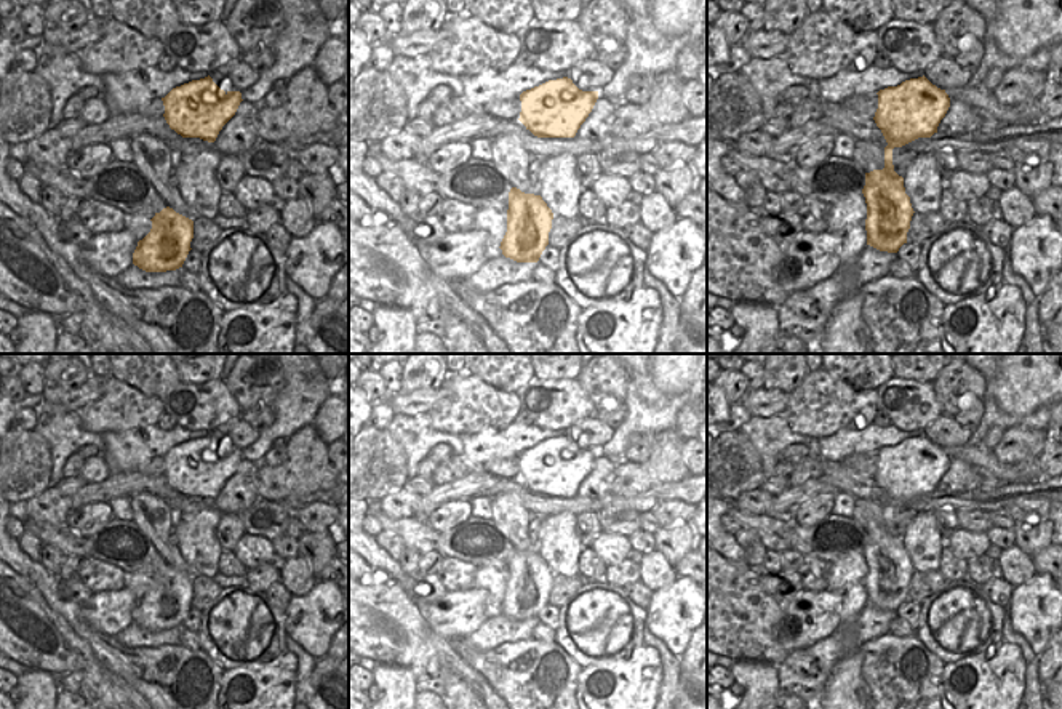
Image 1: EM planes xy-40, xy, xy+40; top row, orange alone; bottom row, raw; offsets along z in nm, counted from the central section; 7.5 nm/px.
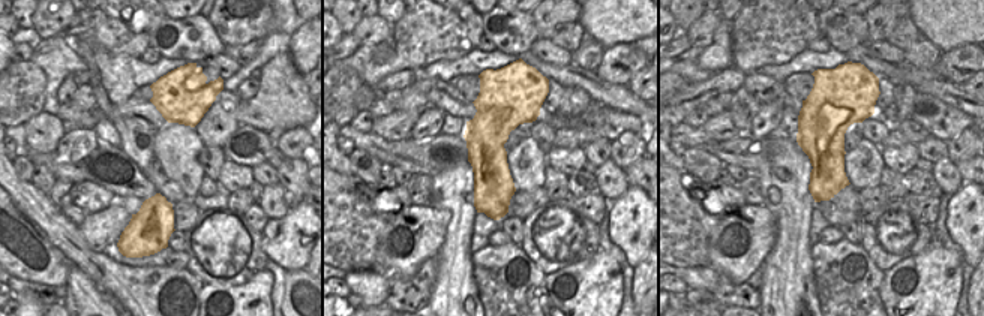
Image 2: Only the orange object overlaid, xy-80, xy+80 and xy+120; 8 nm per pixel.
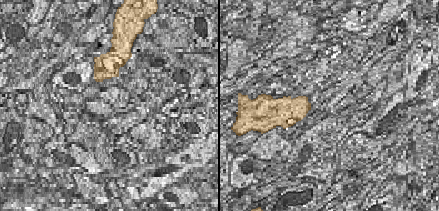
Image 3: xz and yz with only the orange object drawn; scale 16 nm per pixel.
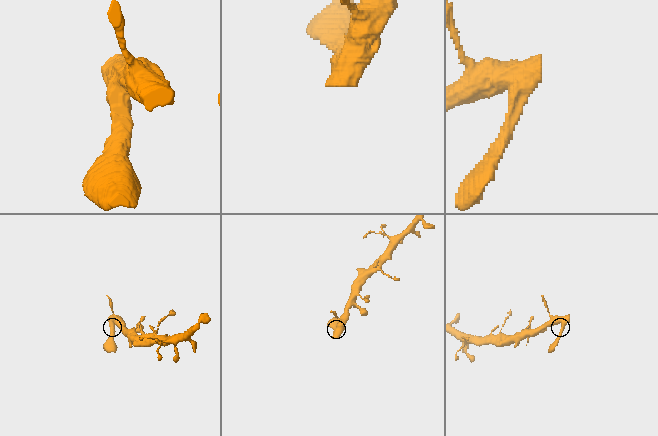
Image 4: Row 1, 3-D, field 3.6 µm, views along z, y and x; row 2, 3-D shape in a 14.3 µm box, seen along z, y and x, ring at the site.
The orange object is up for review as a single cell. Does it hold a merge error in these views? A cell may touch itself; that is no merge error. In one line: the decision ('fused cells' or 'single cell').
single cell

